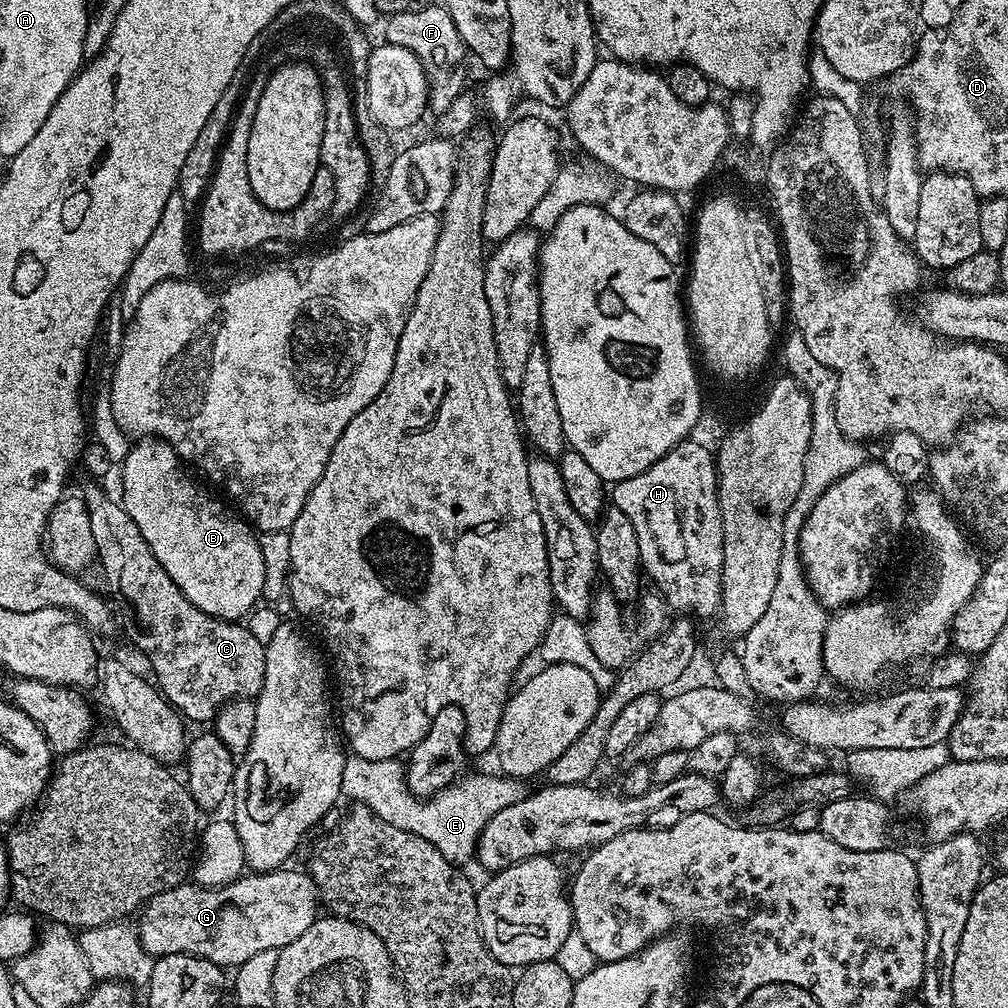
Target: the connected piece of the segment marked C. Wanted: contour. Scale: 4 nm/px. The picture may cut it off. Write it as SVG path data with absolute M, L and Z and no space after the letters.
M88 488L82 492L88 505L90 527L94 536L96 558L108 575L108 588L116 595L115 607L118 609L118 620L124 623L124 632L136 643L136 648L144 652L146 659L156 671L155 683L165 699L185 721L215 721L220 707L232 700L243 700L259 696L266 674L267 650L265 644L258 642L247 626L231 620L219 620L216 616L206 614L182 594L182 590L166 574L162 562L154 558L150 542L142 538L142 530L134 526L134 518L124 508L119 499L111 500L100 488Z

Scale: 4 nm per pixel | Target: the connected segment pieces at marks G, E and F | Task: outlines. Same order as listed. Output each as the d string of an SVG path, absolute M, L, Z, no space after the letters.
M292 866L276 868L273 872L245 874L239 880L221 888L204 888L195 882L179 884L177 888L166 890L139 909L140 945L149 957L159 958L170 954L190 954L201 956L221 966L239 966L246 958L262 954L262 950L279 950L290 946L294 938L306 934L318 918L318 893L316 883L307 871L295 872Z
M352 754L344 762L340 791L345 797L349 796L349 801L370 806L370 810L374 810L378 818L386 818L390 826L398 826L398 830L410 830L410 834L426 838L426 842L437 848L451 864L464 866L468 859L471 861L475 857L476 843L486 822L490 822L498 810L514 806L514 802L523 800L526 795L523 779L495 775L465 775L436 795L421 798L408 789L406 768L399 759L367 760Z
M429 2L424 8L415 8L405 12L393 12L387 17L383 39L394 46L402 46L413 52L422 62L428 75L428 106L433 113L449 111L452 103L460 96L464 88L464 39L454 26L447 8L440 2Z

